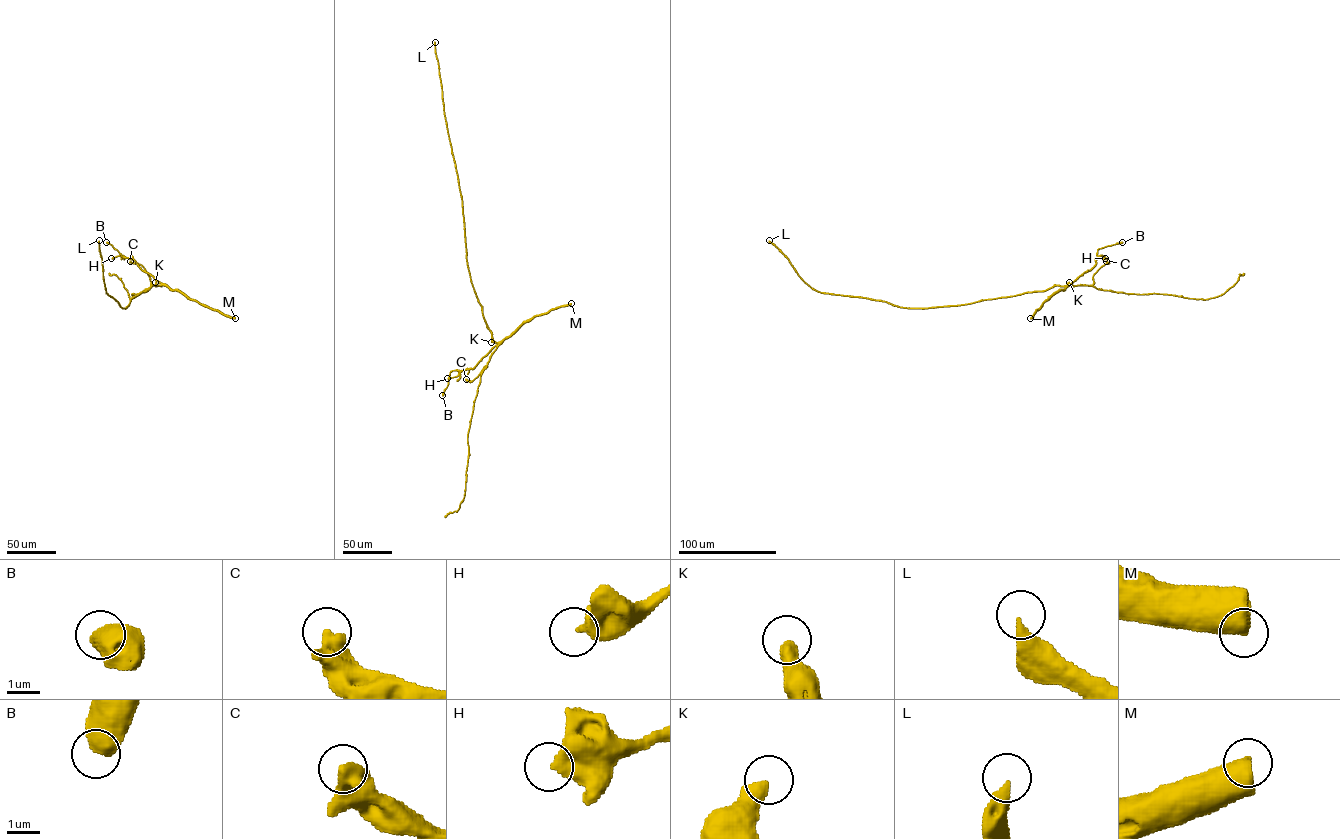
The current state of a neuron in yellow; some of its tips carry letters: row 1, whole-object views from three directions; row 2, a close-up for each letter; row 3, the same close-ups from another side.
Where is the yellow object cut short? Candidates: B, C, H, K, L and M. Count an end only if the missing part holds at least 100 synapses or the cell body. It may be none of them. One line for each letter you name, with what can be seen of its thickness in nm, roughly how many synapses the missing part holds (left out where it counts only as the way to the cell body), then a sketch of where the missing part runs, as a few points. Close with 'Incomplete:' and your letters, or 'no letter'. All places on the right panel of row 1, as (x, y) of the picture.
L: 360 nm thick; about 300 synapses
Incomplete: L

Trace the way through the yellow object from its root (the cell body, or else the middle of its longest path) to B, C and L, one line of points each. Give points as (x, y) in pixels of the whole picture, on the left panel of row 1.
B: (188, 297), (160, 283), (135, 261), (123, 258), (106, 242)
C: (188, 297), (167, 285), (151, 285), (144, 268), (130, 261)
L: (188, 297), (163, 285), (152, 285), (122, 308), (106, 293), (99, 240)

